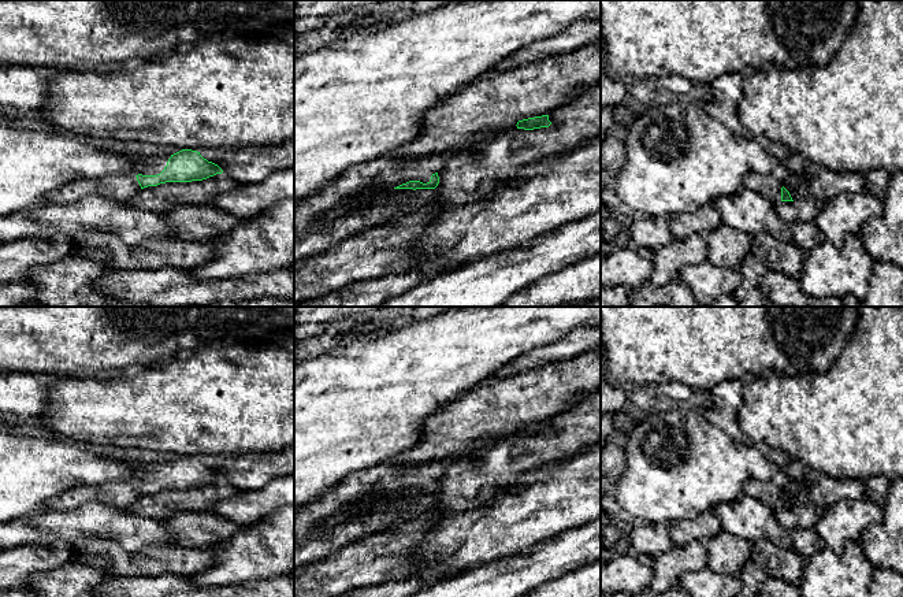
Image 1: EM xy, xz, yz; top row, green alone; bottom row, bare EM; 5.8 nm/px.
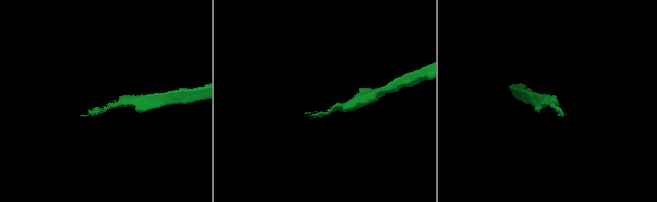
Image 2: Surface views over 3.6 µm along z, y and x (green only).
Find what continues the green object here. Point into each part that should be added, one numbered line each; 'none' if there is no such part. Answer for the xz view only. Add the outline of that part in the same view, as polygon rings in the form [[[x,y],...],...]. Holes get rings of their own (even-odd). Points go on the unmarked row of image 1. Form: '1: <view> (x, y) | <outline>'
1: xz (364, 504) | [[[505,438],[477,441],[454,457],[397,468],[391,464],[380,464],[369,470],[349,475],[342,483],[326,492],[317,501],[294,509],[294,571],[327,557],[338,549],[364,539],[376,533],[400,527],[404,523],[421,519],[435,505],[435,496],[400,496],[409,487],[430,489],[431,482],[454,461],[487,446],[493,446]]]

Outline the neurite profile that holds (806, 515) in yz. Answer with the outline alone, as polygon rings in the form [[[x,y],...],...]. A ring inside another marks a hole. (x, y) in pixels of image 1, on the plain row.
[[[810,504],[796,508],[780,508],[774,513],[780,524],[791,533],[798,527],[814,527],[822,515],[822,509]]]

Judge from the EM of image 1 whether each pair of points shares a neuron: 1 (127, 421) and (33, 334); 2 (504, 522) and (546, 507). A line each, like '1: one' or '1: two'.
1: two
2: one

